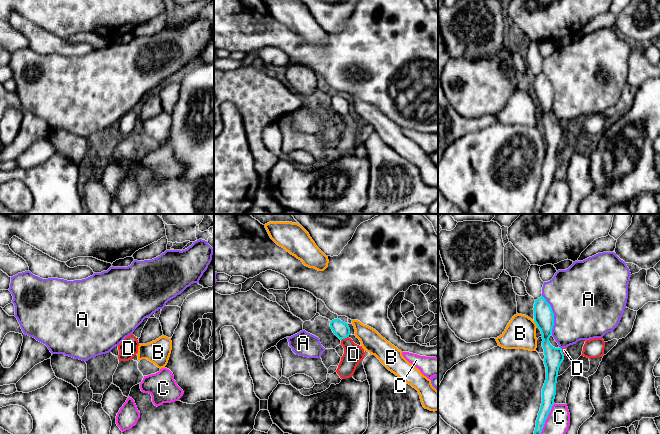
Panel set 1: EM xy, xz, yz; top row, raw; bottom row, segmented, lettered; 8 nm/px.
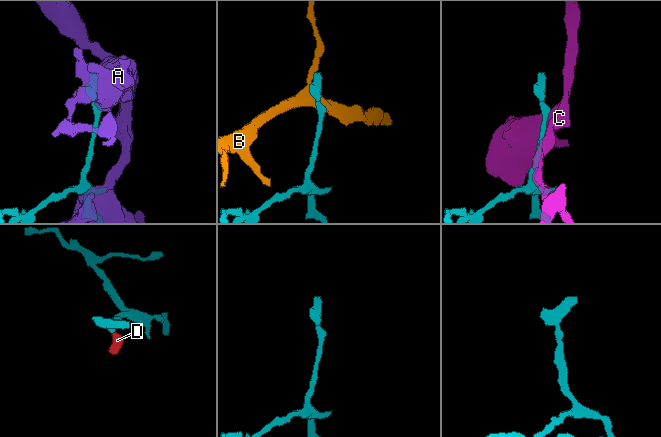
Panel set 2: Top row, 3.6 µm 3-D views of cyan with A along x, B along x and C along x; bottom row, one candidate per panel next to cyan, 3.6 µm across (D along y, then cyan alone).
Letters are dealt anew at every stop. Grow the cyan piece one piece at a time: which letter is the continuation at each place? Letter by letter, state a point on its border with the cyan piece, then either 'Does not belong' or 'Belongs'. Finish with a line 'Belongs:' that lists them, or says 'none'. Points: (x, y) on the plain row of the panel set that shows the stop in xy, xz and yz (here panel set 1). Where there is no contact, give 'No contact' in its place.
A: Touches cyan at yz (553, 91). Does not belong
B: Touches cyan at yz (536, 100). Does not belong
C: Touches cyan at yz (545, 196). Does not belong
D: Touches cyan at xz (344, 114). Belongs
Belongs: D

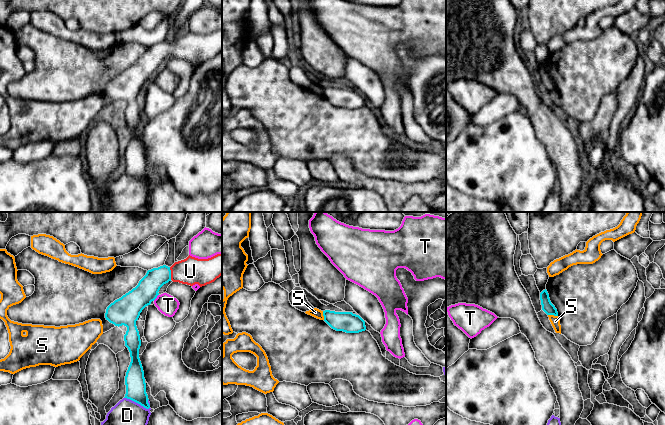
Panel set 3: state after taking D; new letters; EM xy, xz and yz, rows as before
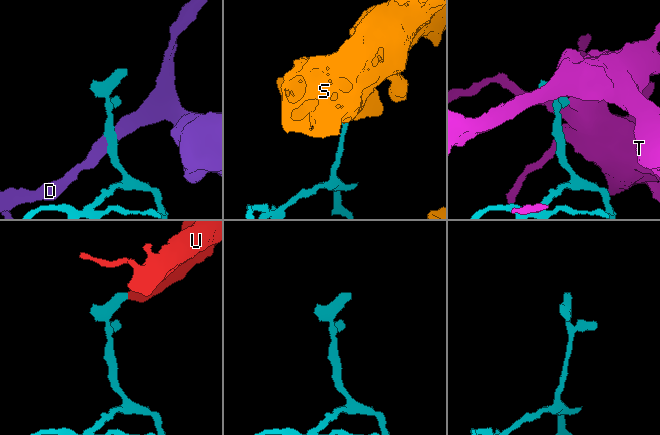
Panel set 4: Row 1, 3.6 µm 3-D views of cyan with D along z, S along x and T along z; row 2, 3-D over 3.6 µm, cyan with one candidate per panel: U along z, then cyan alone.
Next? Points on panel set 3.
D: Touches cyan at xy (137, 178). Does not belong
S: Touches cyan at yz (553, 90). Does not belong
T: Touches cyan at xy (156, 73). Does not belong
U: Touches cyan at xy (170, 49). Belongs
Belongs: U

